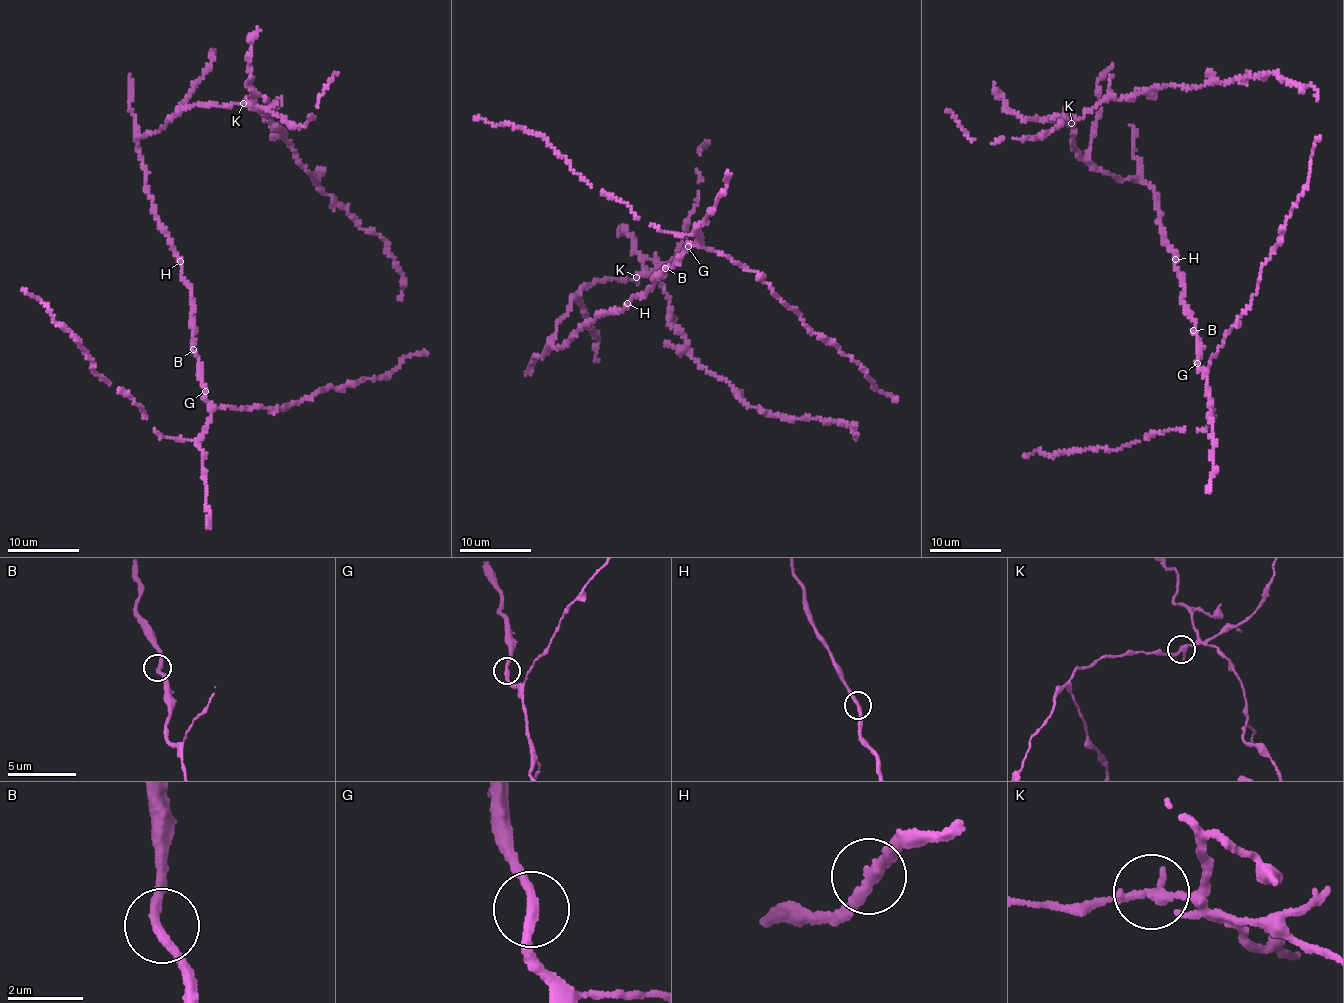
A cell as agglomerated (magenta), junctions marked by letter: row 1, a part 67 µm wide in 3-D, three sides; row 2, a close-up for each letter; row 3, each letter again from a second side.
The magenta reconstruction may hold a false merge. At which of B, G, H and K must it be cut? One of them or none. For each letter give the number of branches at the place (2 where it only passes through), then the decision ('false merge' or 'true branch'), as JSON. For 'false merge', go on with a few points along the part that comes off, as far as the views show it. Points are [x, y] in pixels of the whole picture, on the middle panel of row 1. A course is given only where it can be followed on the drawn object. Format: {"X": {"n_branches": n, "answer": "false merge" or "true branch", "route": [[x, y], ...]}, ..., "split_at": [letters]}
{"B": {"n_branches": 2, "answer": "true branch"}, "G": {"n_branches": 2, "answer": "true branch"}, "H": {"n_branches": 2, "answer": "true branch"}, "K": {"n_branches": 2, "answer": "false merge", "route": [[637, 276], [661, 282], [669, 323], [683, 334], [689, 355], [741, 400], [776, 415], [850, 426], [855, 435]]}, "split_at": ["K"]}

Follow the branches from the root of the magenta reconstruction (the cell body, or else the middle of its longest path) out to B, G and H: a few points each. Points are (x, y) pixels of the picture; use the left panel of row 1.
B: (151, 198), (154, 216), (181, 262), (182, 278), (190, 289), (193, 349)
G: (151, 198), (154, 216), (181, 262), (182, 278), (190, 289), (193, 353), (197, 359), (197, 374), (205, 391)
H: (151, 198), (158, 224), (181, 262)

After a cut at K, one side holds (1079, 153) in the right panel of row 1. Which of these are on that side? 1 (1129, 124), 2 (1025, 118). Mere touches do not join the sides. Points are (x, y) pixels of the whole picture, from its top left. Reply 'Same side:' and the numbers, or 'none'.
Same side: 1

